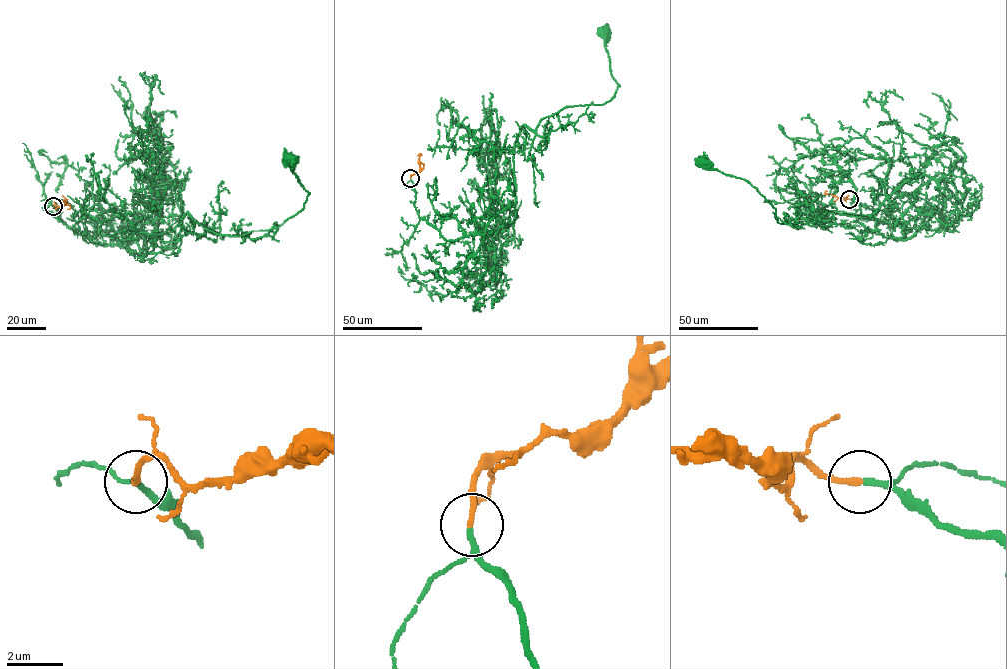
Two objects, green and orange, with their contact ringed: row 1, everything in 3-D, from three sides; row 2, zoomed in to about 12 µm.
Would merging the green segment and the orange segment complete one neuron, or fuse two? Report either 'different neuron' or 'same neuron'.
same neuron

